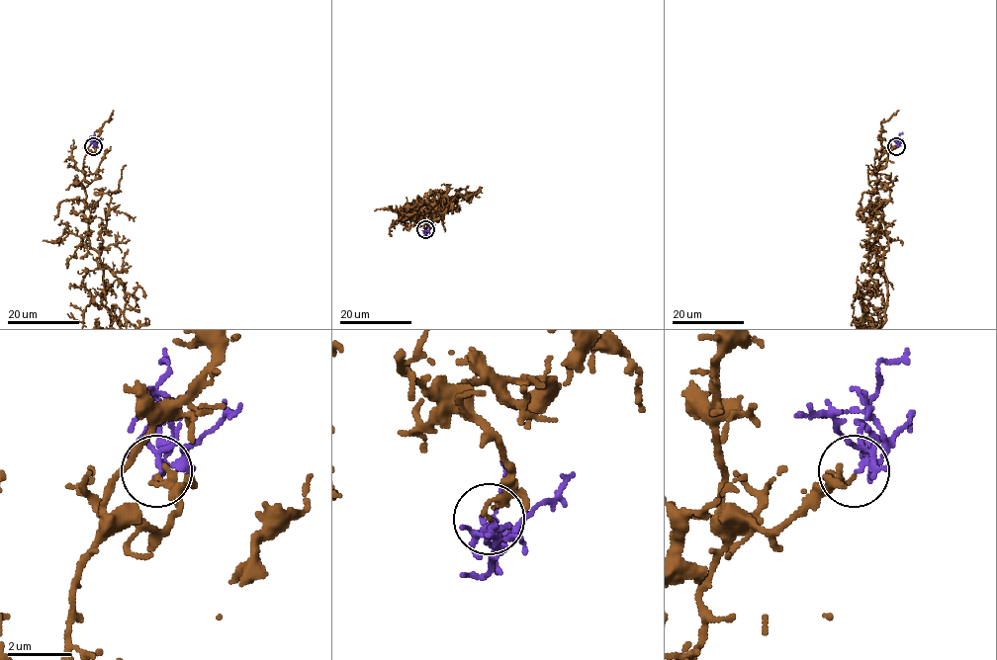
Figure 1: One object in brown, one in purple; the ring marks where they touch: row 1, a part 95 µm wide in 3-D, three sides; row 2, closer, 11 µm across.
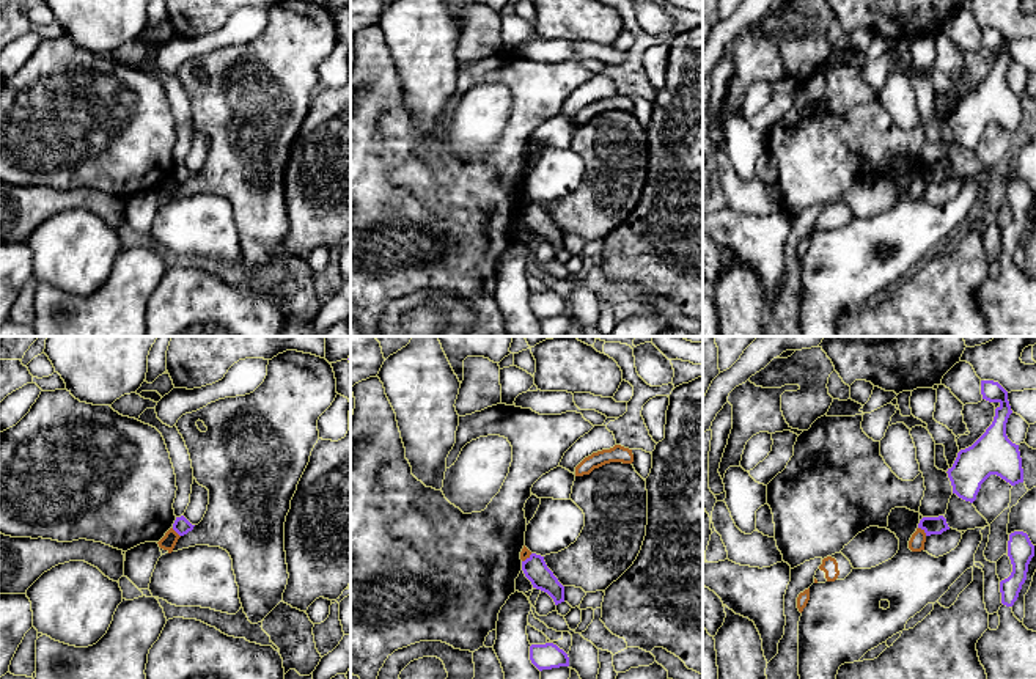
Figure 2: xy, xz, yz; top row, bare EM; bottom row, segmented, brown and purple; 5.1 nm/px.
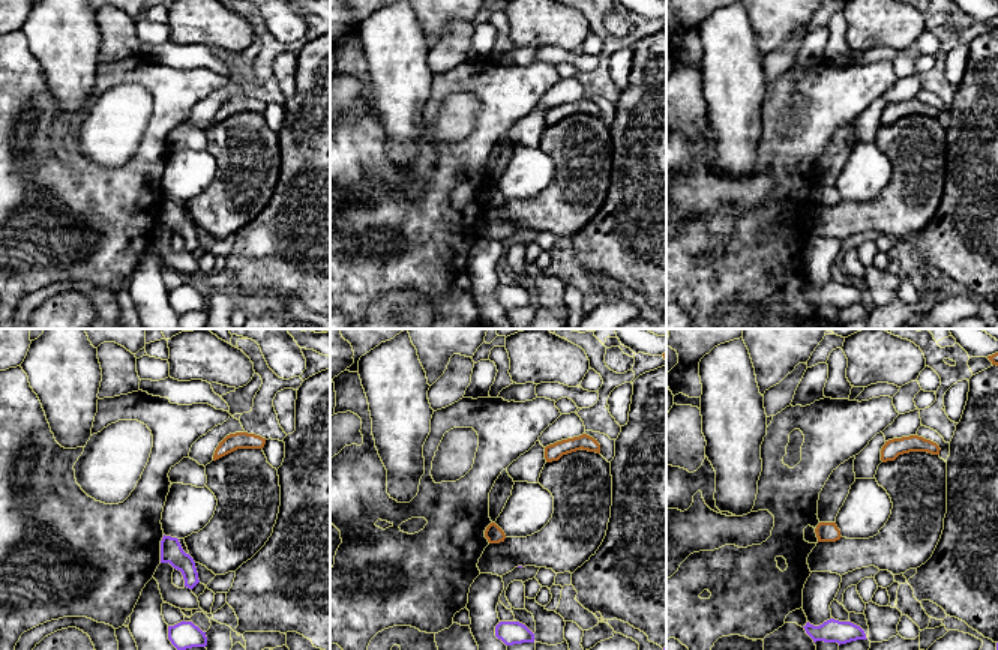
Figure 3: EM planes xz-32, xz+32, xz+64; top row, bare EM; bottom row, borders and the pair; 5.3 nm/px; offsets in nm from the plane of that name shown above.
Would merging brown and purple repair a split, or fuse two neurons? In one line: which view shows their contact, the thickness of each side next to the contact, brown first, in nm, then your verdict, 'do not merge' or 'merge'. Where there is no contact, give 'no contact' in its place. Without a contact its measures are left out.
yz | 80/100 nm | do not merge

